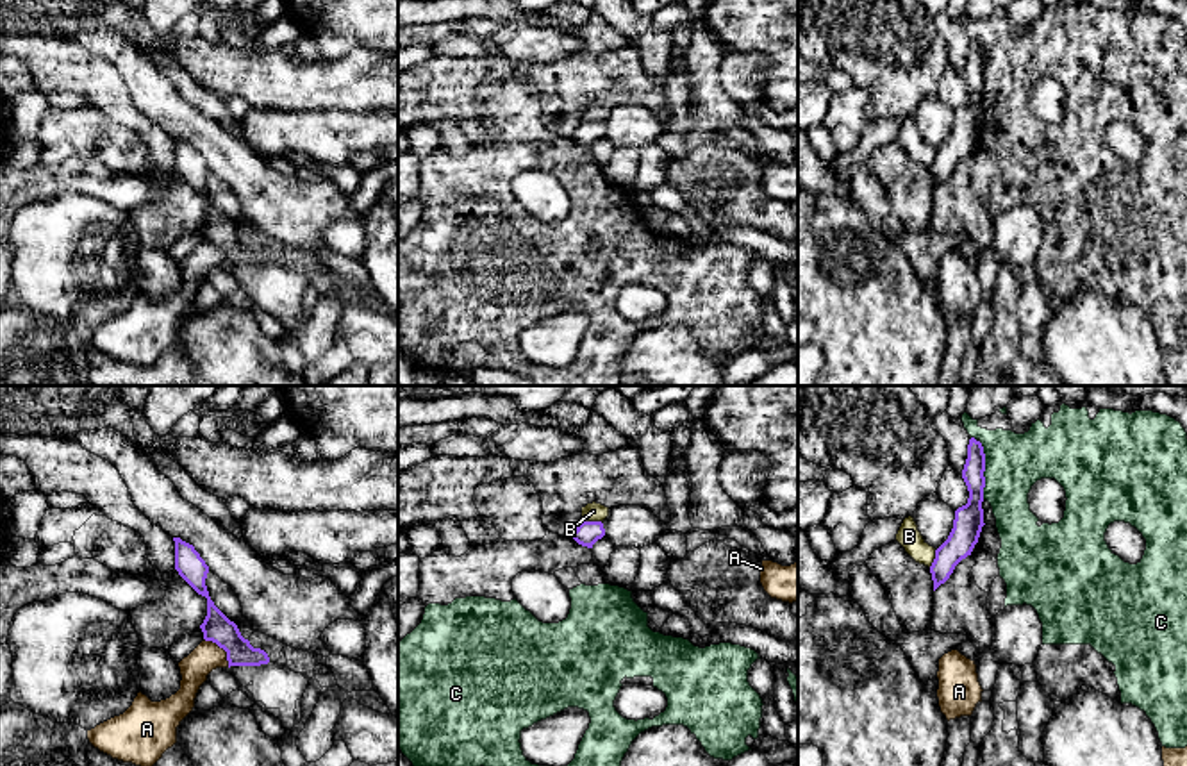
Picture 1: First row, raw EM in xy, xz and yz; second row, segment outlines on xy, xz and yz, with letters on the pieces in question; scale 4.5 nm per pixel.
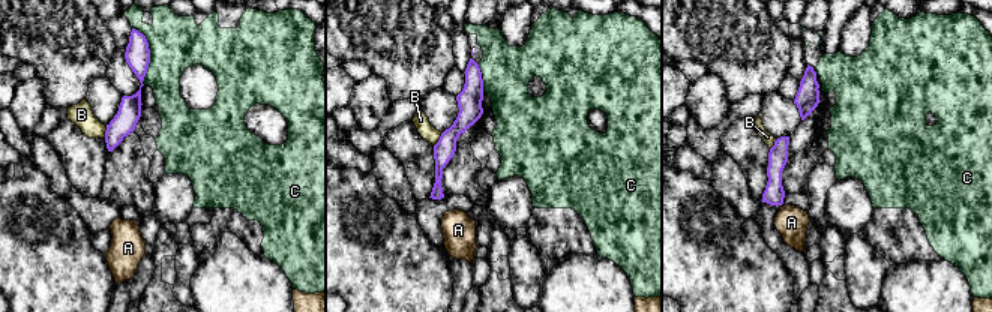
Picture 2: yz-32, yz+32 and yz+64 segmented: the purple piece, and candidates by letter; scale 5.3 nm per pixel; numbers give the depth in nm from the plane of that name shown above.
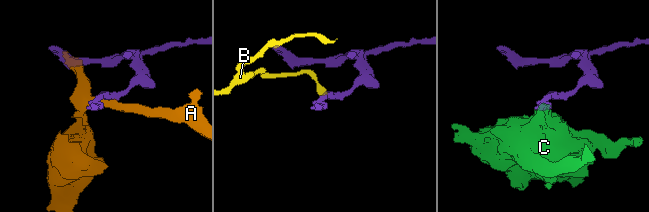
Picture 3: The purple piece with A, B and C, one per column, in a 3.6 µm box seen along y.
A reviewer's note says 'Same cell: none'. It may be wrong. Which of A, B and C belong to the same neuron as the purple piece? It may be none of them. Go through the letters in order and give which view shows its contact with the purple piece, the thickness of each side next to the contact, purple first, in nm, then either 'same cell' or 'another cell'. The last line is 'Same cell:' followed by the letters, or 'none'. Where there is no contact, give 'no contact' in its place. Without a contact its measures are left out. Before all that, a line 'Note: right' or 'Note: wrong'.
Note: right
A: xy | 140/140 nm | another cell
B: xz | 110/80 nm | another cell
C: yz | 130/260 nm | another cell
Same cell: none

